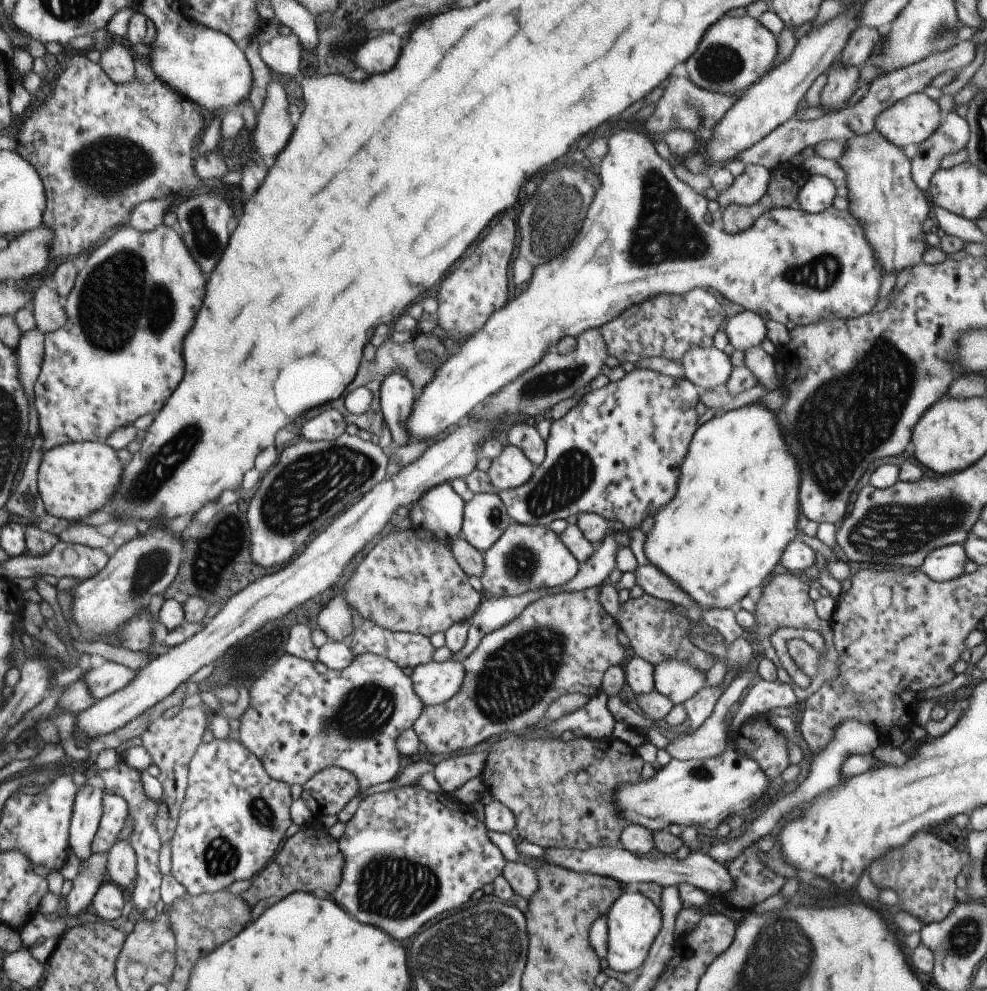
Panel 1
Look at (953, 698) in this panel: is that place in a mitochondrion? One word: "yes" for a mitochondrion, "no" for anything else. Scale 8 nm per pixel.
no

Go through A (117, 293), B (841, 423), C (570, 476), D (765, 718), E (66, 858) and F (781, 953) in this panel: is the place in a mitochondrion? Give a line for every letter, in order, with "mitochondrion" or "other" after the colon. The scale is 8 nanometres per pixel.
A: mitochondrion
B: mitochondrion
C: mitochondrion
D: other
E: other
F: mitochondrion

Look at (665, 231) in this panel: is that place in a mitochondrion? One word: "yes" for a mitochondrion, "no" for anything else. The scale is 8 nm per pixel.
yes

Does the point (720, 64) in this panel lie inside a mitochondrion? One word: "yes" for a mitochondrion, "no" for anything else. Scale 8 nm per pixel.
yes

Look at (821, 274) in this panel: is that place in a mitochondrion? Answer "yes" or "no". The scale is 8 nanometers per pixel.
yes

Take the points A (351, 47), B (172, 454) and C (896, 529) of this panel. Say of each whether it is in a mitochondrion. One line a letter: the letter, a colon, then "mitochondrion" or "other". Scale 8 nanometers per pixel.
A: other
B: mitochondrion
C: mitochondrion

